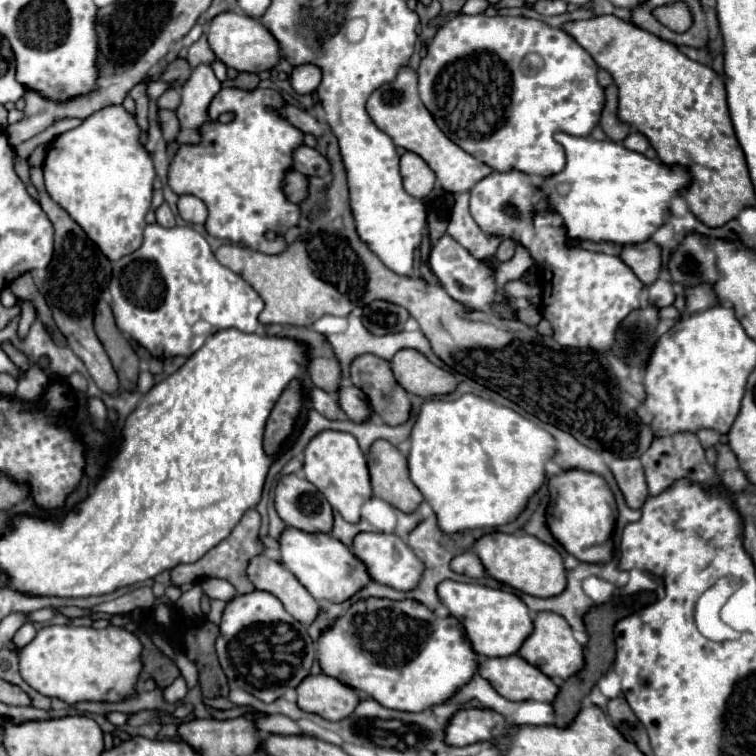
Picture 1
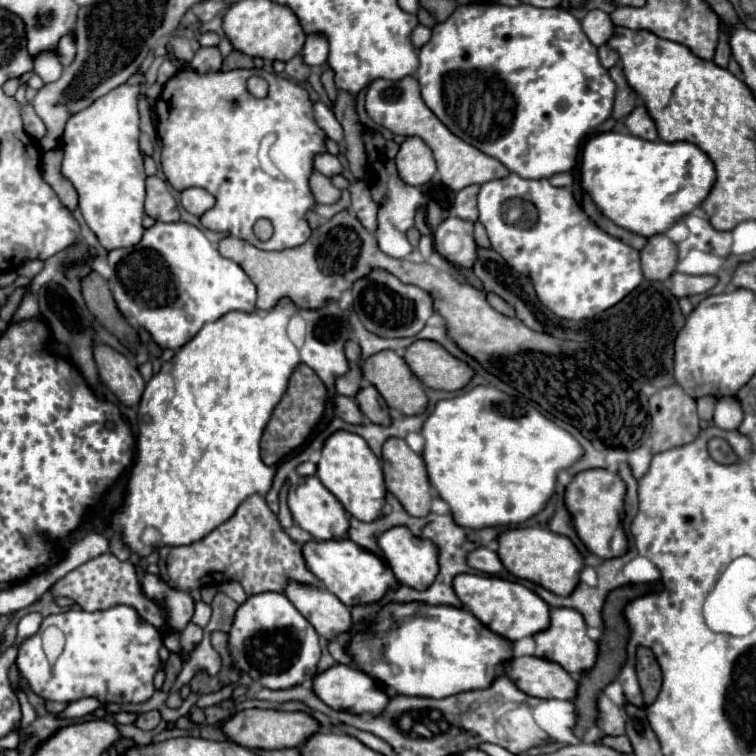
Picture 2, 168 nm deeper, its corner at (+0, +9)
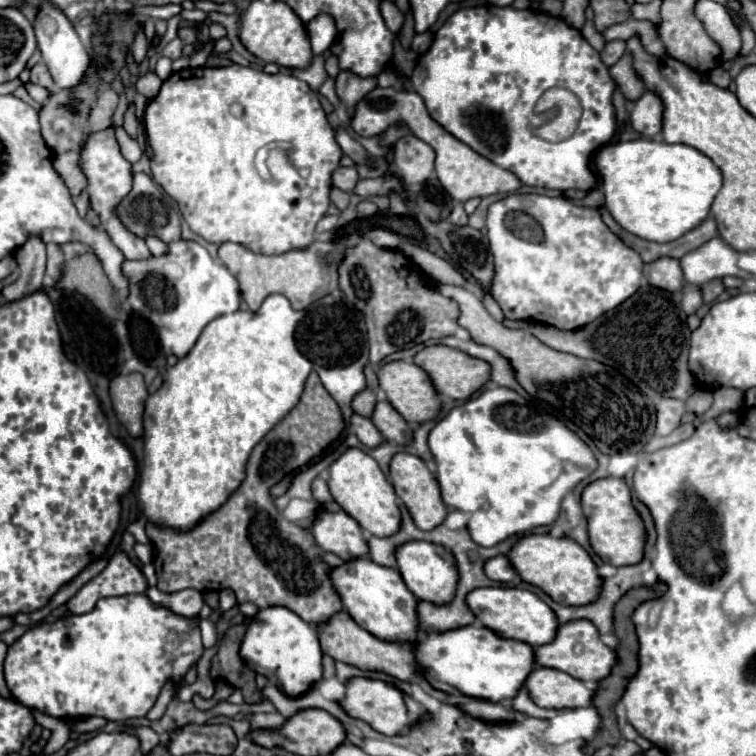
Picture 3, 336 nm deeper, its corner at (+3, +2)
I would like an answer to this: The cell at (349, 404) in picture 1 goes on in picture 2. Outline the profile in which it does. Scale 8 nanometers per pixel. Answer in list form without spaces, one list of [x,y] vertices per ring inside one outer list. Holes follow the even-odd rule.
[[[365,386],[357,392],[355,396],[357,404],[359,404],[359,410],[363,412],[363,416],[367,416],[373,424],[383,424],[387,426],[389,424],[389,414],[387,414],[387,408],[381,404],[381,396],[377,392],[375,386]]]

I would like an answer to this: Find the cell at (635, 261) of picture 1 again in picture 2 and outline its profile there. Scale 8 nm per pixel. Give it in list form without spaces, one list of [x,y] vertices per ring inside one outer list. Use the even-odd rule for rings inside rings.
[[[655,234],[647,240],[641,254],[641,268],[647,280],[667,280],[677,264],[677,246],[665,234]]]

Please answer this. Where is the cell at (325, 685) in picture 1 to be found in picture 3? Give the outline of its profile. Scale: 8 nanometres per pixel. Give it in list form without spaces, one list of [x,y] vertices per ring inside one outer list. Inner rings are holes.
[[[368,677],[350,679],[346,683],[346,697],[340,703],[350,717],[370,723],[382,735],[400,733],[402,729],[406,729],[406,725],[418,721],[418,717],[426,713],[426,709],[418,701],[414,701],[410,695],[402,693],[394,685],[388,685],[386,681],[380,681],[380,679],[368,679]]]

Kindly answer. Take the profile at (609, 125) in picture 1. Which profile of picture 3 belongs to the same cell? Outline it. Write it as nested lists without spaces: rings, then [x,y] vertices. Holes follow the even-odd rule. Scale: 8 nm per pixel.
[[[628,51],[622,55],[622,59],[616,65],[610,67],[610,75],[616,81],[616,85],[622,89],[622,93],[628,101],[636,101],[646,89],[646,83],[636,73],[636,69],[632,65],[632,55]]]

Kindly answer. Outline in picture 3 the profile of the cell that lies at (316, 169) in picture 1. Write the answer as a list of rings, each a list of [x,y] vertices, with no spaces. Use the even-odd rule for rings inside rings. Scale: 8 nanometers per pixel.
[[[338,167],[332,175],[332,183],[334,187],[346,191],[346,193],[352,193],[354,191],[354,185],[360,181],[360,175],[356,171],[356,167]]]

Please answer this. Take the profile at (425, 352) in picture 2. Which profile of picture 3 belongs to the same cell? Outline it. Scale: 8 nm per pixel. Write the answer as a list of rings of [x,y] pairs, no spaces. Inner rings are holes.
[[[432,345],[432,347],[424,347],[416,357],[414,363],[420,365],[432,379],[434,387],[438,393],[450,397],[450,399],[468,399],[470,395],[474,395],[480,387],[484,387],[484,383],[490,379],[490,363],[470,357],[468,353],[462,353],[458,349],[450,349],[446,345]]]

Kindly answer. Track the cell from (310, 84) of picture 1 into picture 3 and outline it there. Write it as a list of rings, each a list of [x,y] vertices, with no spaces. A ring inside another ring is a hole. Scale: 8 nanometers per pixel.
[[[320,13],[318,17],[314,17],[314,21],[310,21],[306,27],[308,27],[308,37],[310,37],[310,43],[312,43],[314,55],[324,53],[334,43],[336,33],[338,33],[334,19],[326,13]]]

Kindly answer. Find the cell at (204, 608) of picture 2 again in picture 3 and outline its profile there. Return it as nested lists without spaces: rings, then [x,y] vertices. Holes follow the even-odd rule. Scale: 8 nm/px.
[[[222,589],[220,591],[220,613],[226,613],[228,609],[232,609],[236,605],[236,597],[232,589]]]

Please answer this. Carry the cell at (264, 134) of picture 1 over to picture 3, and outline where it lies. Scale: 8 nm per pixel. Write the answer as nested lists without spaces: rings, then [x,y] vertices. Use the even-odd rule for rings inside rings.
[[[228,65],[228,67],[188,67],[184,71],[178,71],[178,73],[172,73],[164,83],[162,83],[162,89],[160,93],[148,103],[146,107],[146,113],[144,113],[144,129],[146,129],[146,139],[148,139],[148,145],[152,149],[152,159],[150,159],[150,169],[152,169],[152,177],[154,181],[178,203],[178,209],[182,213],[182,217],[186,219],[188,227],[200,235],[202,239],[206,239],[208,243],[224,243],[224,241],[232,241],[232,243],[240,243],[244,245],[246,249],[254,251],[254,253],[262,253],[262,255],[278,255],[278,253],[286,253],[286,251],[292,251],[292,249],[306,249],[312,241],[314,241],[314,227],[316,223],[326,215],[326,209],[330,205],[330,189],[332,189],[332,171],[340,165],[340,159],[342,159],[342,149],[338,149],[338,143],[334,141],[334,129],[330,127],[328,123],[328,117],[316,97],[316,93],[308,87],[306,81],[300,81],[292,75],[282,75],[282,73],[276,73],[276,75],[268,75],[264,71],[256,71],[252,67],[242,67],[242,65]],[[270,143],[280,143],[278,147],[272,149],[272,153],[268,153],[268,171],[270,171],[270,179],[264,179],[260,177],[260,173],[256,171],[256,165],[254,165],[254,157],[256,157],[256,151],[270,145]],[[298,147],[298,153],[304,153],[304,163],[300,167],[298,163],[298,169],[294,167],[294,163],[290,161],[290,155],[288,151]]]

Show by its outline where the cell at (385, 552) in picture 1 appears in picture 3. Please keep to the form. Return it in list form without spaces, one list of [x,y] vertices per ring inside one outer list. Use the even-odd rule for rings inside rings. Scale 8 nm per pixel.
[[[410,541],[398,547],[396,559],[402,579],[420,601],[434,601],[434,605],[442,605],[442,601],[450,601],[450,597],[454,597],[458,585],[458,569],[454,559],[442,546],[428,541]]]

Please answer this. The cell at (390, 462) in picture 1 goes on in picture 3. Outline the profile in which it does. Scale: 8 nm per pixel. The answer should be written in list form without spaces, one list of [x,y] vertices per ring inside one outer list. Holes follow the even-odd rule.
[[[408,453],[394,455],[392,465],[390,465],[390,481],[396,489],[396,495],[406,503],[406,507],[408,507],[408,511],[410,511],[418,529],[430,531],[446,519],[448,507],[444,505],[444,501],[440,497],[440,485],[420,457],[414,457],[414,455],[408,455]]]

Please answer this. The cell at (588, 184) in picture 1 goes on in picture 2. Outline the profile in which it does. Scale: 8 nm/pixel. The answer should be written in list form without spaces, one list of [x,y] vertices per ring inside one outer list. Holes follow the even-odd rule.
[[[603,132],[593,136],[581,152],[581,166],[579,166],[579,184],[585,194],[591,196],[595,206],[601,210],[605,218],[615,222],[617,226],[641,234],[645,238],[653,234],[667,232],[671,224],[675,224],[681,216],[689,214],[693,208],[697,208],[705,196],[709,194],[713,182],[715,182],[715,168],[713,162],[705,152],[701,152],[695,144],[689,142],[649,142],[631,134],[619,134],[619,132]]]

